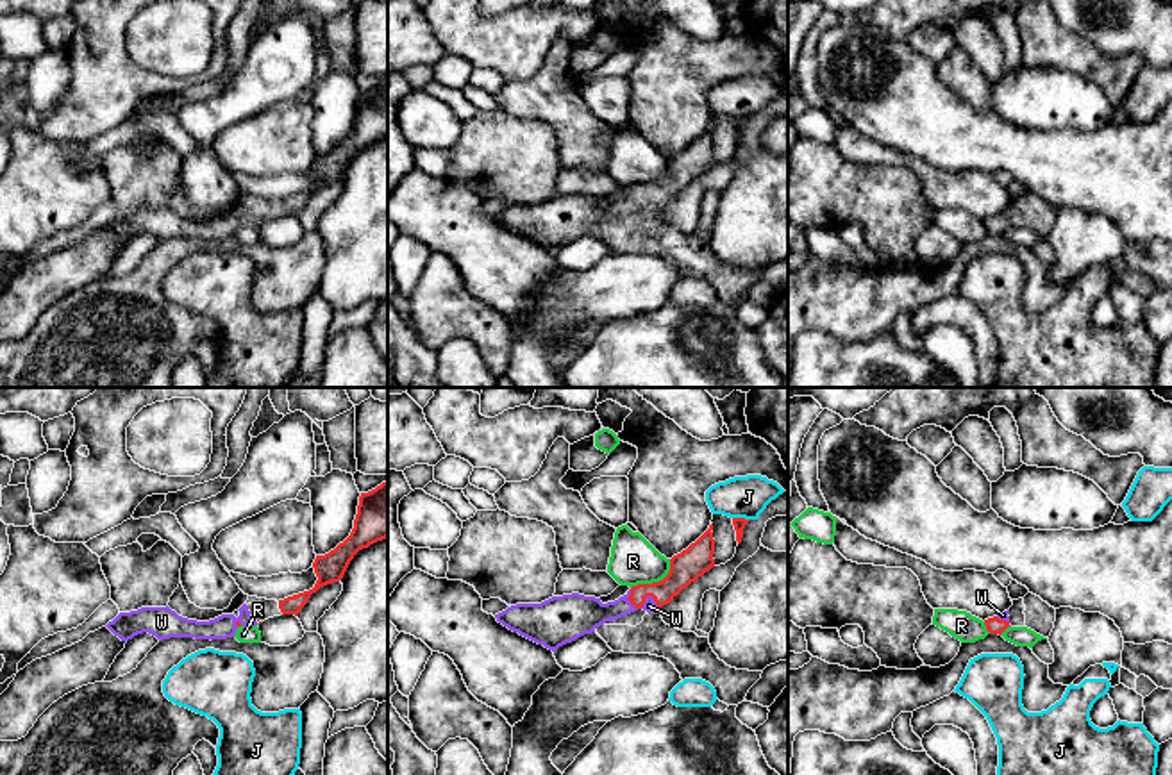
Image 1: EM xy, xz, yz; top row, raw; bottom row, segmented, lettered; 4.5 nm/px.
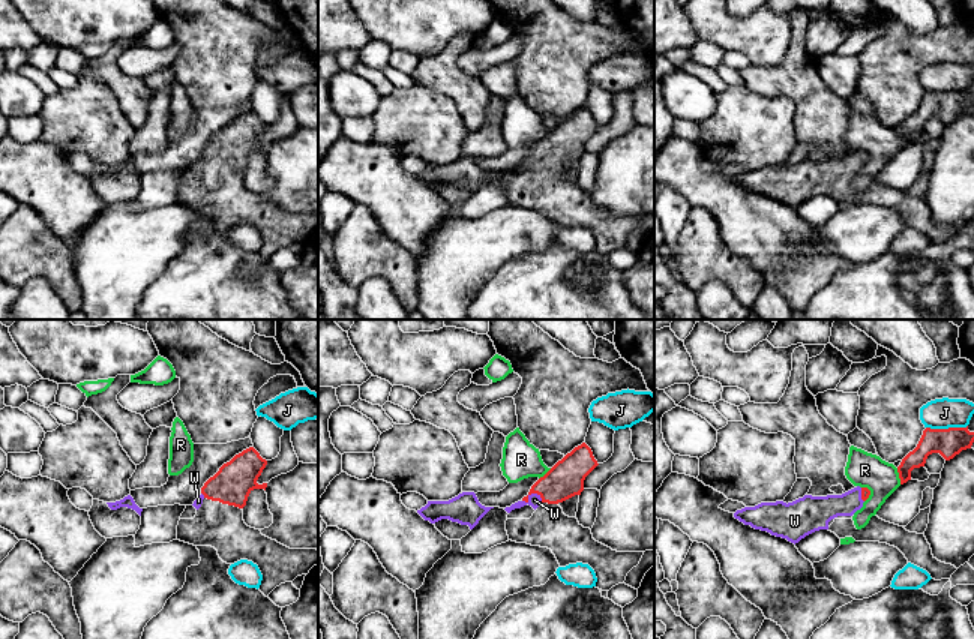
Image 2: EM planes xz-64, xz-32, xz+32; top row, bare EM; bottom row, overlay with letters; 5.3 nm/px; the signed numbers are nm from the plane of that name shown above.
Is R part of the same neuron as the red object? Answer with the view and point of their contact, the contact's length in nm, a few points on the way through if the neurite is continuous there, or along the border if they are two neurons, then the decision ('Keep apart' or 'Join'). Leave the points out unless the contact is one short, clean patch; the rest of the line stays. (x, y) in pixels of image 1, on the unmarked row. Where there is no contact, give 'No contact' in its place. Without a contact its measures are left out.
Touches red at xz (656, 183). Shared border 220 nm. Boundary: xz (670, 159), (670, 170), (661, 179), (631, 188). Keep apart

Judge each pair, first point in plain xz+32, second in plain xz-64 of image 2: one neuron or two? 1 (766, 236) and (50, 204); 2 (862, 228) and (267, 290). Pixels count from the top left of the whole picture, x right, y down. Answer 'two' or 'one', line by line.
1: one
2: two

